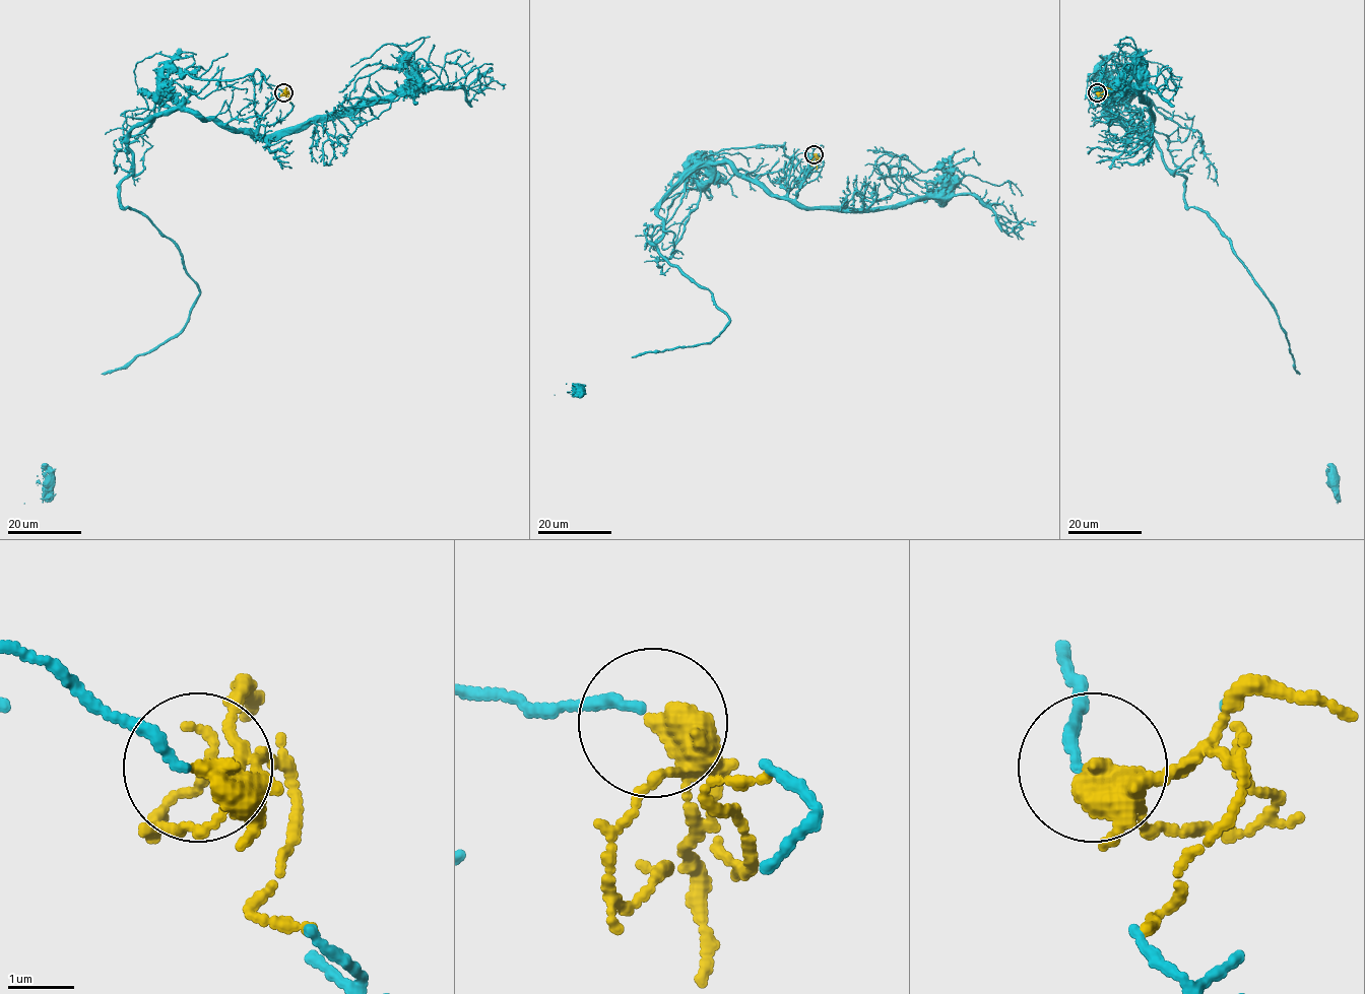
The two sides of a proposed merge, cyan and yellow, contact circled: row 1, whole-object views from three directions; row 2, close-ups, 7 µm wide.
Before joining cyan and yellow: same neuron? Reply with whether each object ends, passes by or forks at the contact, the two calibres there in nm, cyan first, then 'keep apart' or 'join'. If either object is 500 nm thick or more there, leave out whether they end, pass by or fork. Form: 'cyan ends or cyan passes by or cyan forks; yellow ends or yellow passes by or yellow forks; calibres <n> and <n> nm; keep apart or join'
cyan ends; yellow passes by; calibres 140 and 360 nm; keep apart

